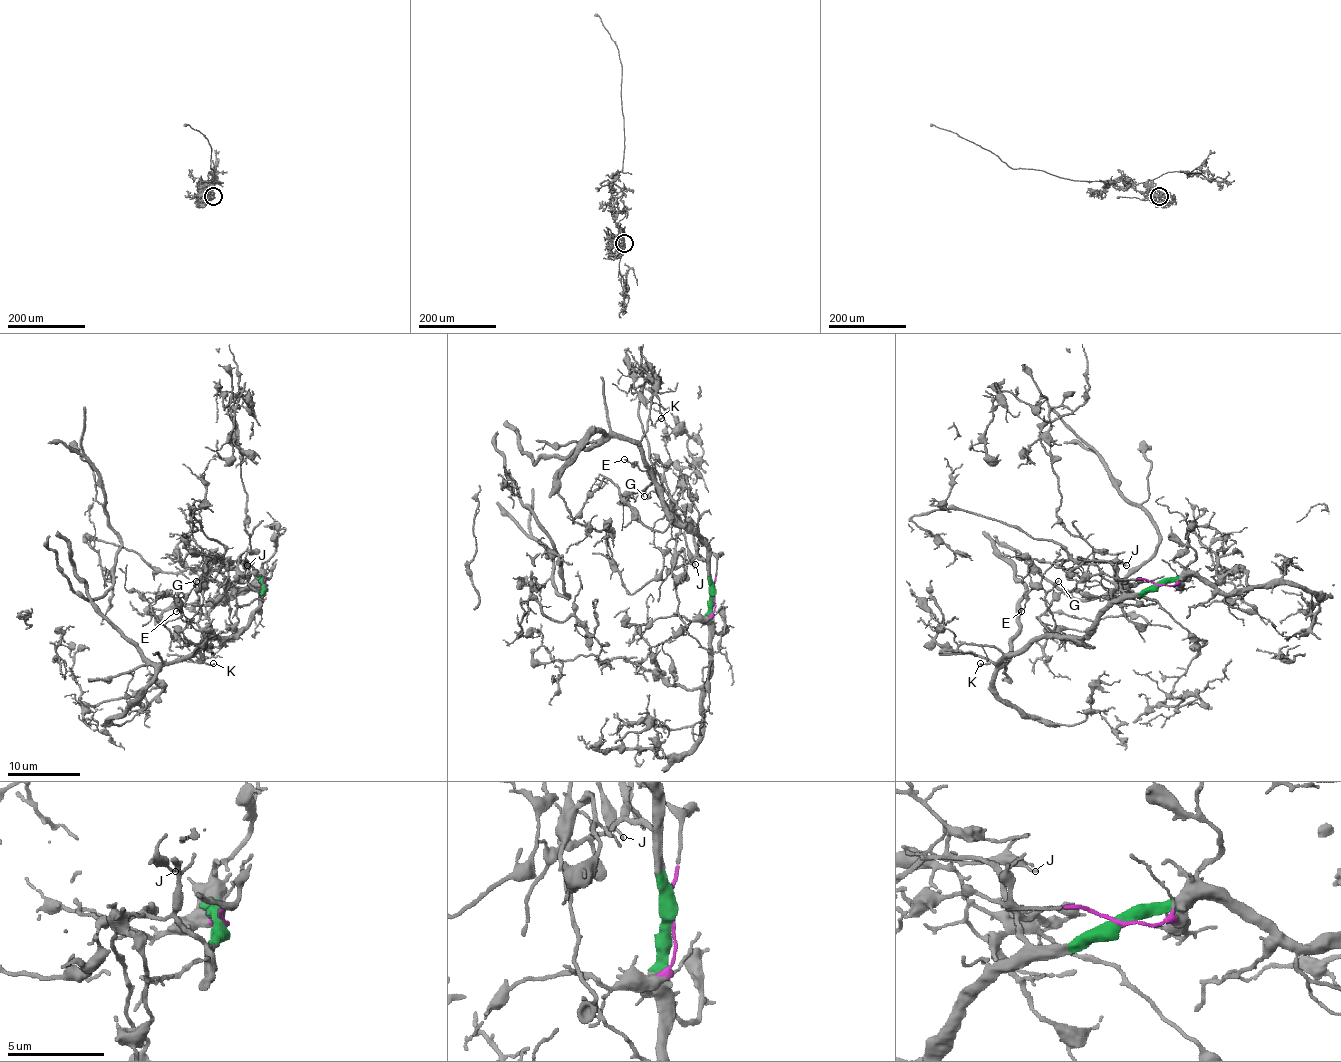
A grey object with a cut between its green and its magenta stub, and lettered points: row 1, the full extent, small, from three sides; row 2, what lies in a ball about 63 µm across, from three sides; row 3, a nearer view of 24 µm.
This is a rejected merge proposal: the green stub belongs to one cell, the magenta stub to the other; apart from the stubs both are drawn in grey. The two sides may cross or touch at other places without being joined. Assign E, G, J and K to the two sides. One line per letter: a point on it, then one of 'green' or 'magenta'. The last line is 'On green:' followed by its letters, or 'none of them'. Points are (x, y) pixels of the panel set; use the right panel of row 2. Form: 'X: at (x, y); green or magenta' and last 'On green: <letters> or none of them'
E: at (1021, 611); magenta
G: at (1058, 581); magenta
J: at (1126, 565); magenta
K: at (980, 663); green
On green: K

